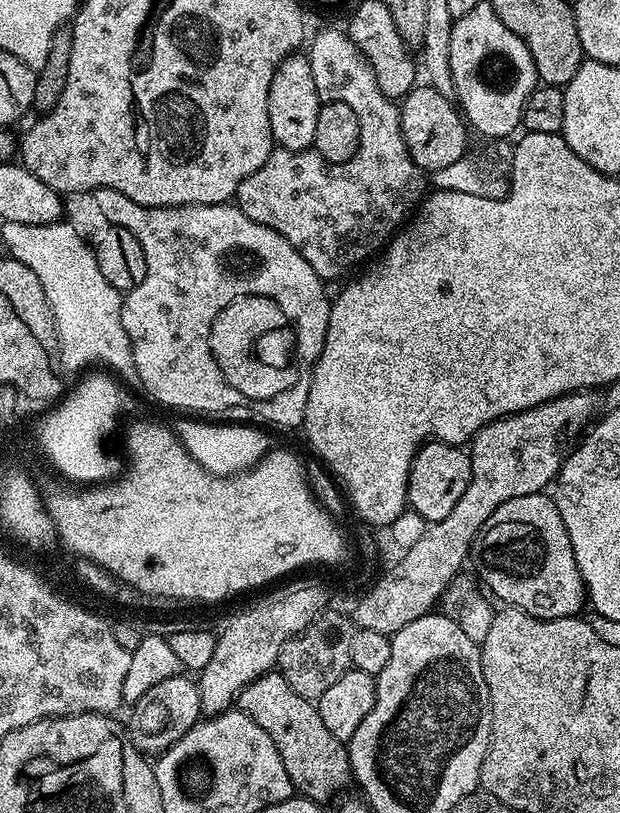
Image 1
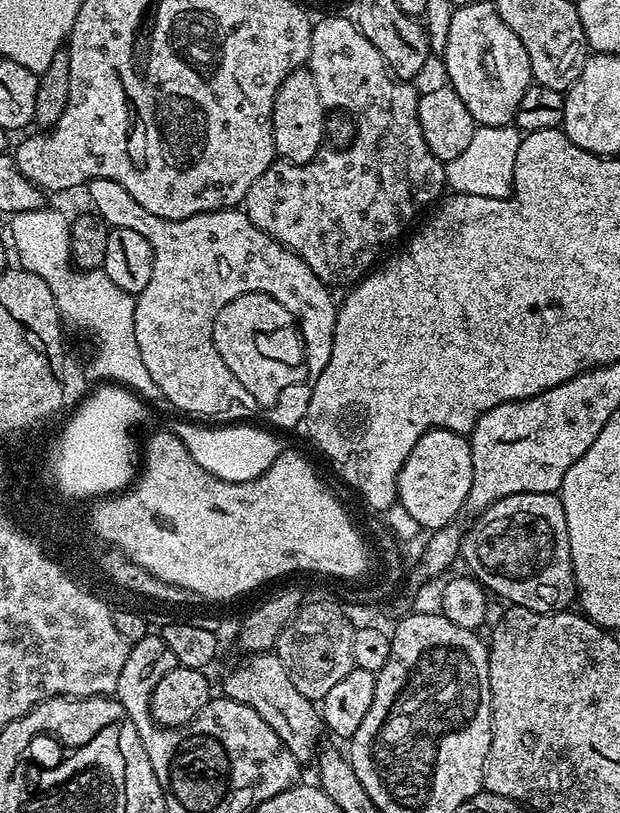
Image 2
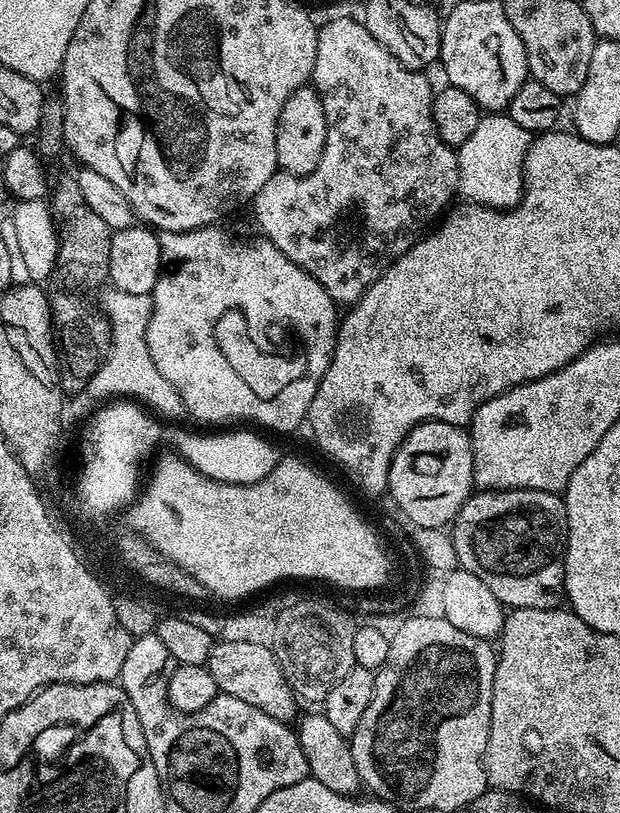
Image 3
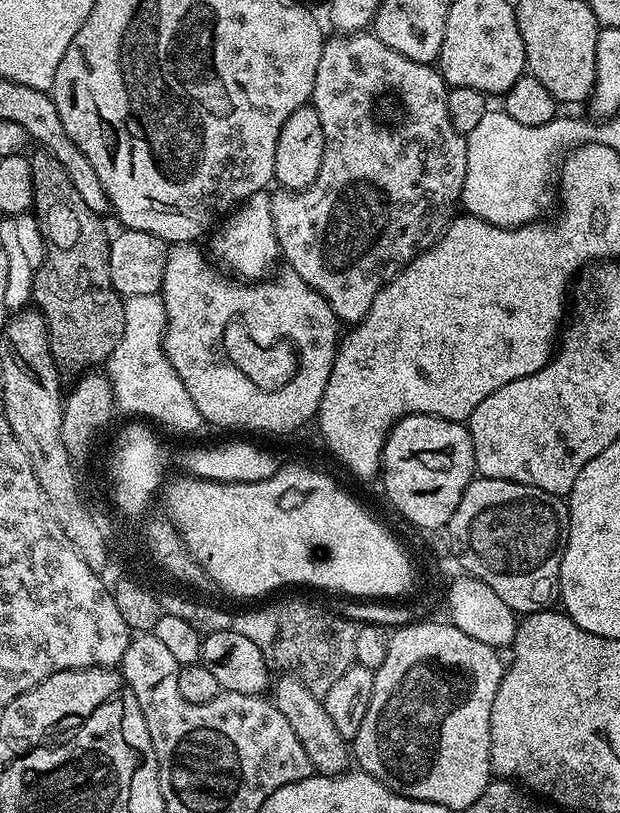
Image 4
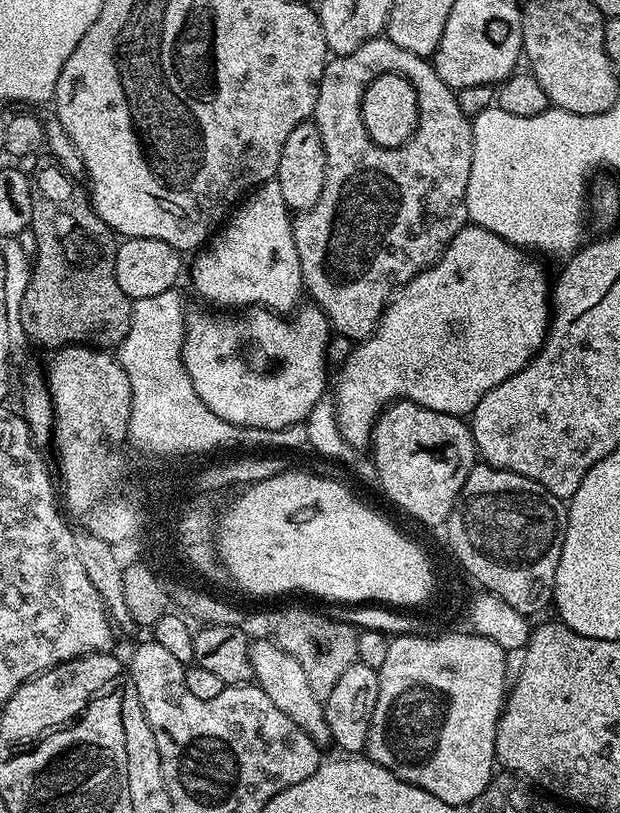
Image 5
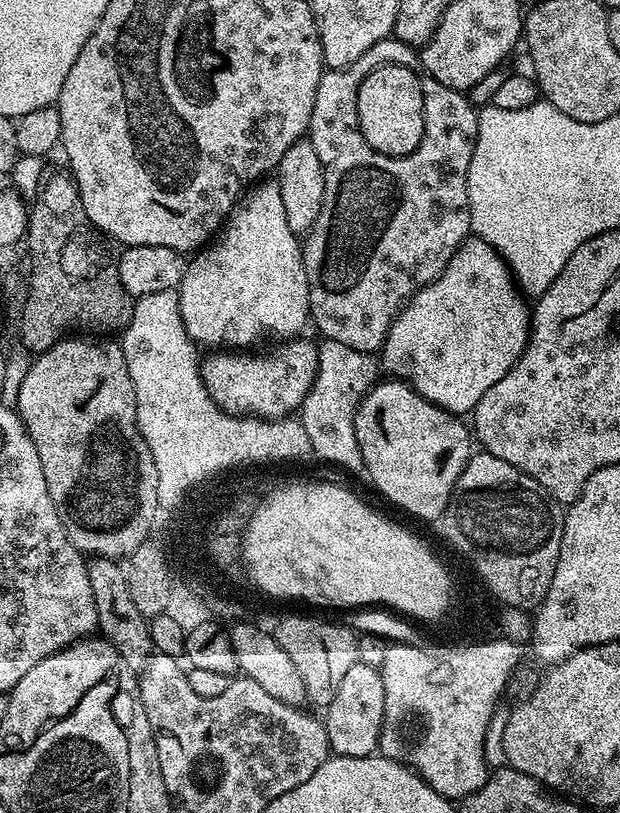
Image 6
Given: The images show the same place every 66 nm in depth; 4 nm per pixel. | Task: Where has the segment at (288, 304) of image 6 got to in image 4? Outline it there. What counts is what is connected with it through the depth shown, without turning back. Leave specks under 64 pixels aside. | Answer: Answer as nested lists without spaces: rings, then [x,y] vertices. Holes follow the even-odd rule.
[[[263,191],[249,196],[243,204],[223,217],[222,223],[211,233],[211,240],[211,259],[223,265],[233,277],[244,282],[259,282],[265,279],[277,267],[276,260],[278,264],[281,259],[278,238],[274,234],[271,195]]]

